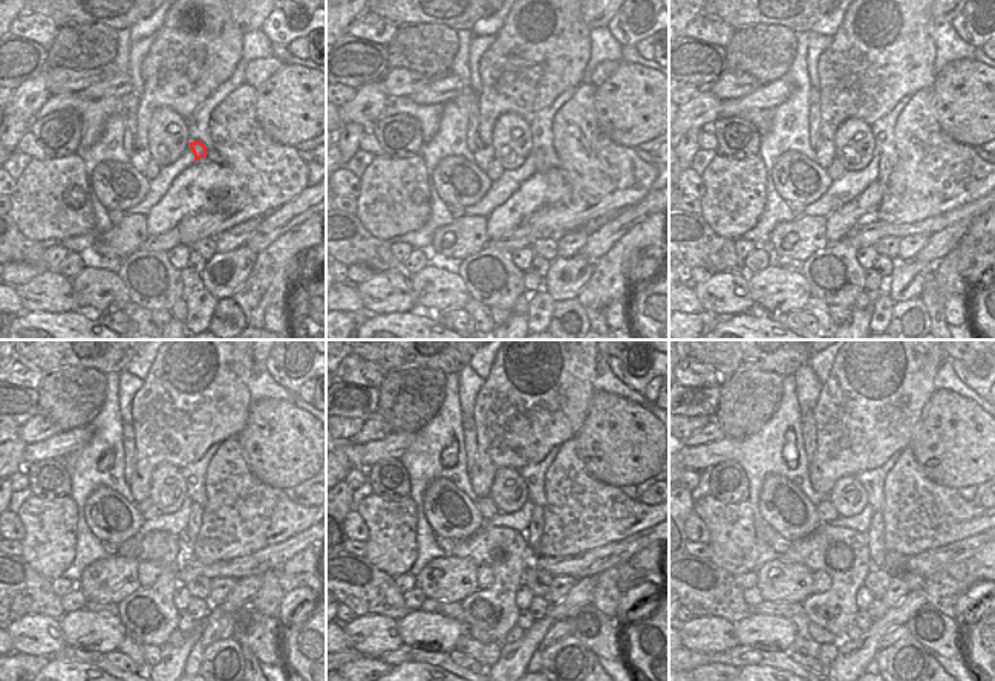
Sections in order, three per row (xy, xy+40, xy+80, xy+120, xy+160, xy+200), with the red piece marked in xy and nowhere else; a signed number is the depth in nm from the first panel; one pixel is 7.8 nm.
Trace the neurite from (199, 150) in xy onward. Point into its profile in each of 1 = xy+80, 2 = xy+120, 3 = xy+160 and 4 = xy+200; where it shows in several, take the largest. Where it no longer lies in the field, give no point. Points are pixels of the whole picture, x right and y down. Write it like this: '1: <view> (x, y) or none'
1: xy+80 (885, 167)
2: xy+120 (190, 533)
3: xy+160 (536, 524)
4: xy+200 (876, 533)

